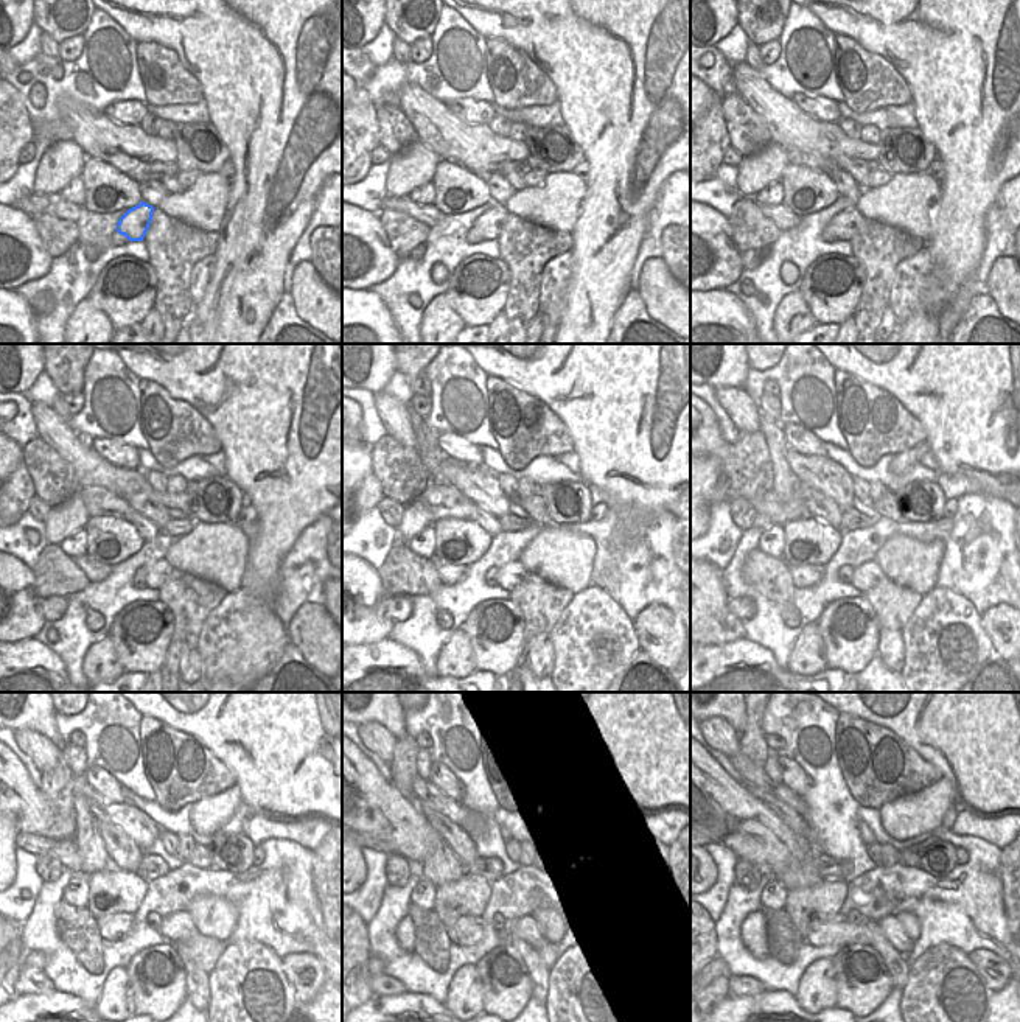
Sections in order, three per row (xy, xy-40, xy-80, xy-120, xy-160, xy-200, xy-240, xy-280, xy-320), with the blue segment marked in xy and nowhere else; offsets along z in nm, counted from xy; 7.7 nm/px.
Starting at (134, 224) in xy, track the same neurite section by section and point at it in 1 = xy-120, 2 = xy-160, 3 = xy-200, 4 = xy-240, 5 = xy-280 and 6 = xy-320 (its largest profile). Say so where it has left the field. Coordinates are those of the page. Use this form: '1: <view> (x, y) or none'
1: xy-120 (157, 571)
2: xy-160 (510, 574)
3: xy-200 (866, 576)
4: xy-240 (178, 926)
5: xy-280 (526, 929)
6: xy-320 (890, 924)

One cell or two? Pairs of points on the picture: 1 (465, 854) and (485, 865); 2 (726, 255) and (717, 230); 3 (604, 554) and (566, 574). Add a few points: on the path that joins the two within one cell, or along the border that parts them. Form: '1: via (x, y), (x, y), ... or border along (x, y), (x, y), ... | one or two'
1: border along (479, 857), (468, 867) | two
2: via (720, 249), (717, 237) | one
3: border along (574, 529), (586, 534), (594, 542), (591, 584) | two

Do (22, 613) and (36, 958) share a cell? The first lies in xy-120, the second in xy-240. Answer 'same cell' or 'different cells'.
different cells

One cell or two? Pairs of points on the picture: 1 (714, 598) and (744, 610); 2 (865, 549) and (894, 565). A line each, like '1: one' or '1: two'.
1: two
2: two

